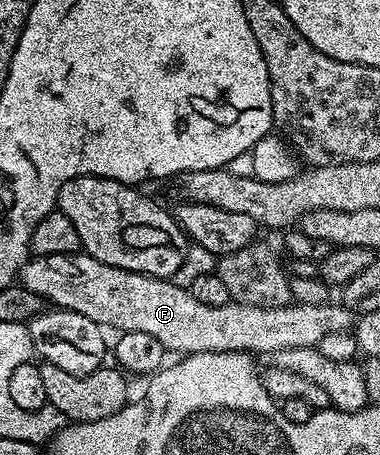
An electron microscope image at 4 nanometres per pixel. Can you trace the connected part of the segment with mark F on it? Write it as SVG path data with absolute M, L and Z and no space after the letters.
M81 250L68 254L34 256L22 268L20 284L53 307L84 314L84 318L92 318L92 322L107 329L115 328L115 333L140 330L159 340L170 354L269 354L276 350L292 350L296 346L313 348L328 334L350 332L356 324L355 313L338 302L320 306L291 302L283 308L233 302L224 306L204 306L204 302L196 302L196 298L192 298L189 287L175 284L173 279L120 270Z

